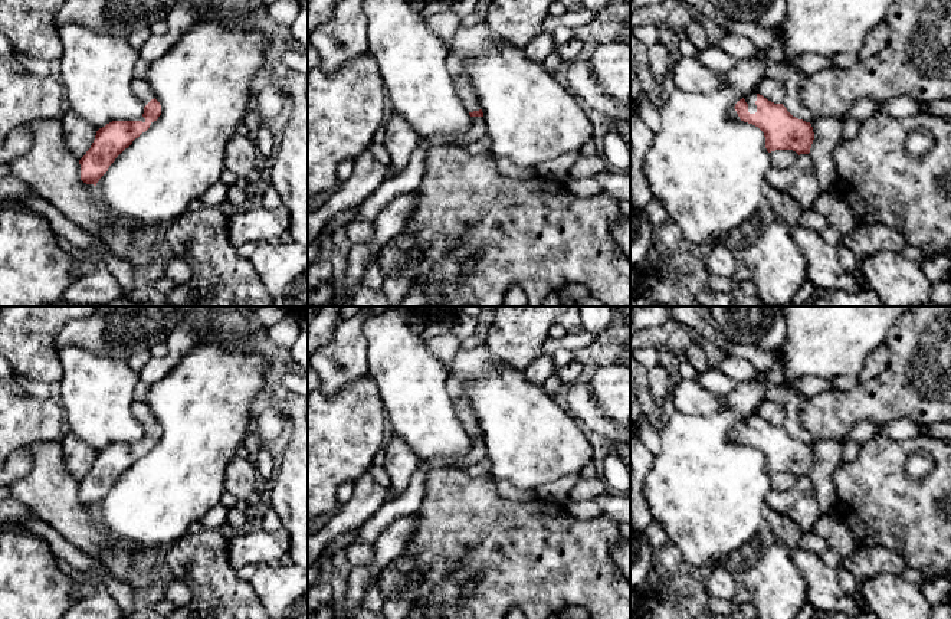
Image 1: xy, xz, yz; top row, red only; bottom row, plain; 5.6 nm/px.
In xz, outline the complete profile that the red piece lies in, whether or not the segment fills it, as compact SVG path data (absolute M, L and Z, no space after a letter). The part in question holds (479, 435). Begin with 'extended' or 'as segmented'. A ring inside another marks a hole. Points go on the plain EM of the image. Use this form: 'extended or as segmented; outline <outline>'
extended; outline M449 371L446 389L465 432L469 435L470 439L483 439L482 429L478 423L470 399L466 392L466 380L462 379L459 374Z

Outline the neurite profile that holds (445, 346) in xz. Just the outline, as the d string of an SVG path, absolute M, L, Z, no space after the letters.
M452 333L427 338L429 350L442 361L443 367L447 370L455 354L460 350L460 343L462 340Z

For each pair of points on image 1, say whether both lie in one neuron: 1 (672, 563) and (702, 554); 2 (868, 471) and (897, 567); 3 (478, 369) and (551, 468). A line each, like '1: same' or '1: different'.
1: different
2: different
3: same

